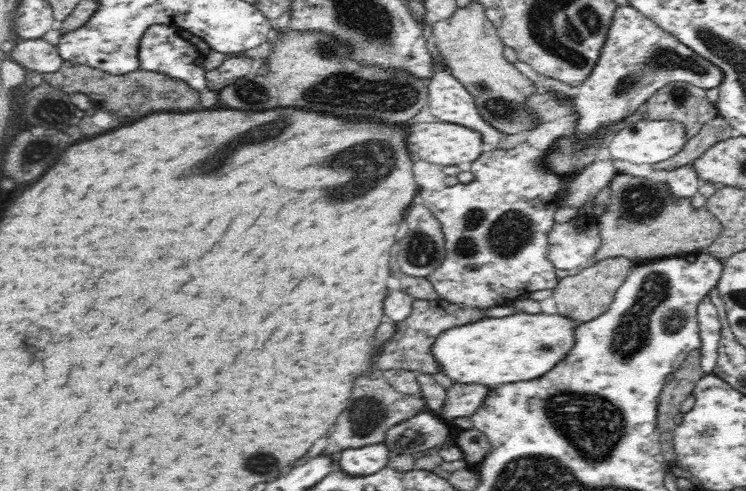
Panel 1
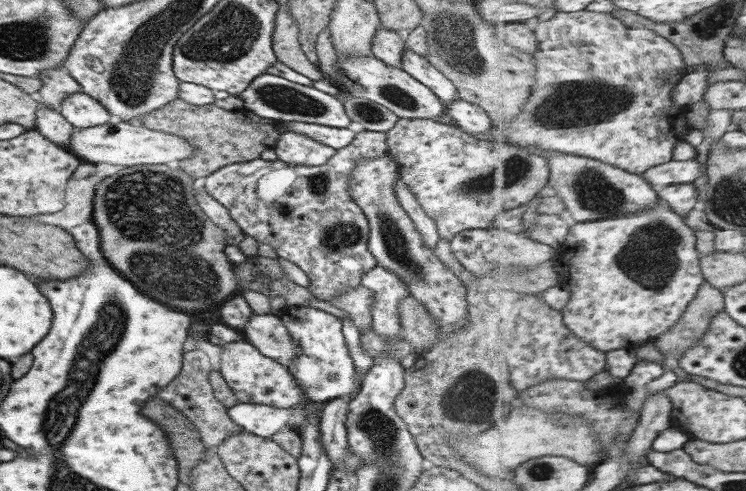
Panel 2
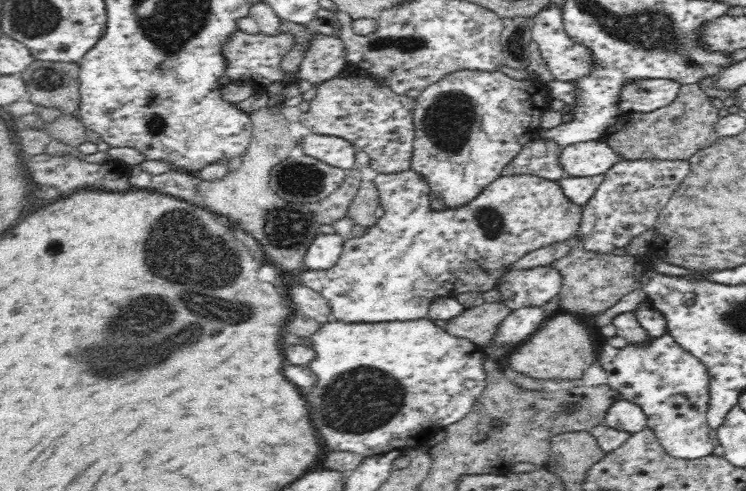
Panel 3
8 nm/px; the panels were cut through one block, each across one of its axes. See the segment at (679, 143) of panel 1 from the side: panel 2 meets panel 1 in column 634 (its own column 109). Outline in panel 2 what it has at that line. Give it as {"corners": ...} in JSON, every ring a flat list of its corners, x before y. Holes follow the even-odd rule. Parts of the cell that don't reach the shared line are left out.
{"corners":[[115,119,102,126,75,129,70,138,69,148,71,148,70,152,77,155,83,162,94,162,94,164,126,162,126,166,131,167,153,164,173,166,191,157,195,151,195,148,182,137,151,130,146,123,131,125]]}

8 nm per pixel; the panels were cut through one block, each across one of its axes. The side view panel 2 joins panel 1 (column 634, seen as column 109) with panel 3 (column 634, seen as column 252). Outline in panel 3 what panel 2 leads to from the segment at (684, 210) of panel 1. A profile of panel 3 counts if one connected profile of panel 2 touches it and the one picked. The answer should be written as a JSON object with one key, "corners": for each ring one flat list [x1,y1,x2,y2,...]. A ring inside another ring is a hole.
{"corners":[[574,247,553,266,562,275,562,286,557,294,559,311,580,316,598,316,614,306,622,296,640,288,643,262,633,255,614,255,583,250]]}

